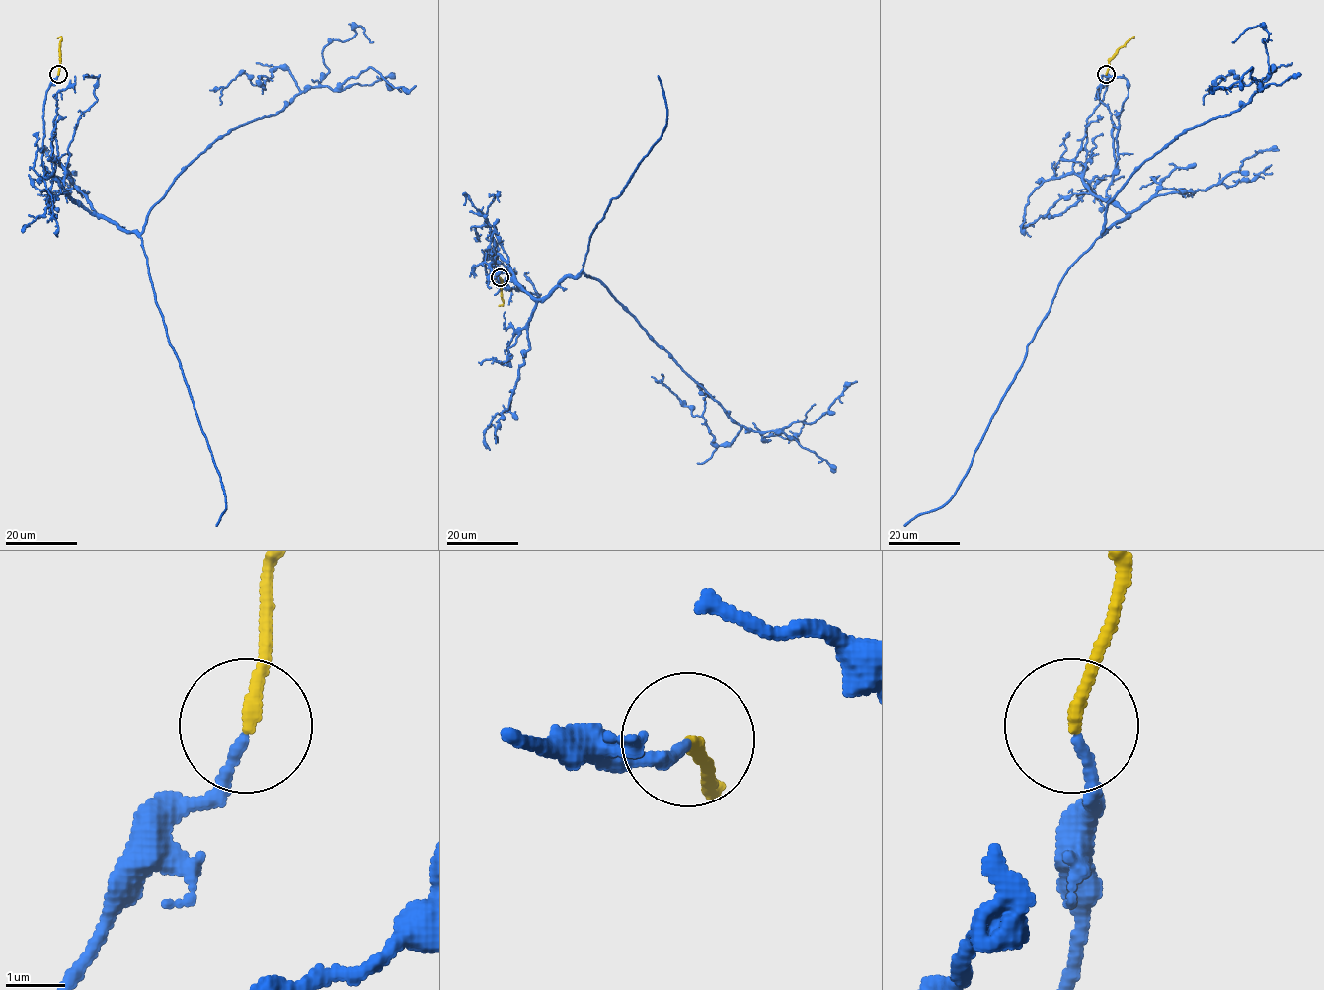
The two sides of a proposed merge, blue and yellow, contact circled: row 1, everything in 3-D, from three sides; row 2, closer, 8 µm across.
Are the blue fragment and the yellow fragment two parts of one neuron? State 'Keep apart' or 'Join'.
Join

